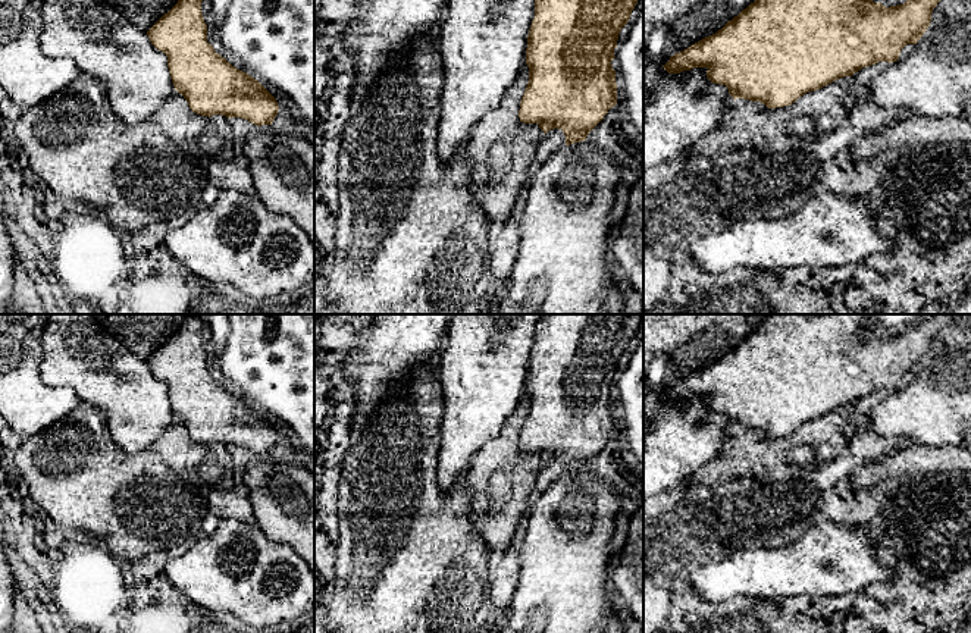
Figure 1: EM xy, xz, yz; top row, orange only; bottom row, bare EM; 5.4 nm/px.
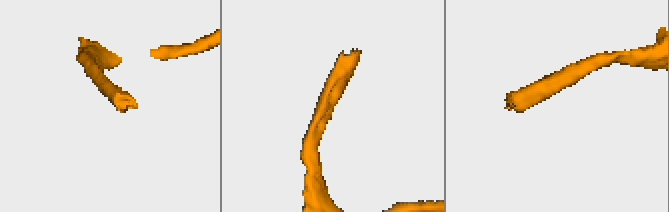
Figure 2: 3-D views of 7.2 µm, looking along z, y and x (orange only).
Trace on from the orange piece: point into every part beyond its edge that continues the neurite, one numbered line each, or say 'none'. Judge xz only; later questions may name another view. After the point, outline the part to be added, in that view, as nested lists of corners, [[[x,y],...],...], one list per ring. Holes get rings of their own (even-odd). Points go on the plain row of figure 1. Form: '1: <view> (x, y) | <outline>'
none

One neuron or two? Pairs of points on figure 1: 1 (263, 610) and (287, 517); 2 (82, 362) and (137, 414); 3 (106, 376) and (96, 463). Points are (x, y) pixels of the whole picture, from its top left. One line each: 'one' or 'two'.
1: two
2: one
3: two

